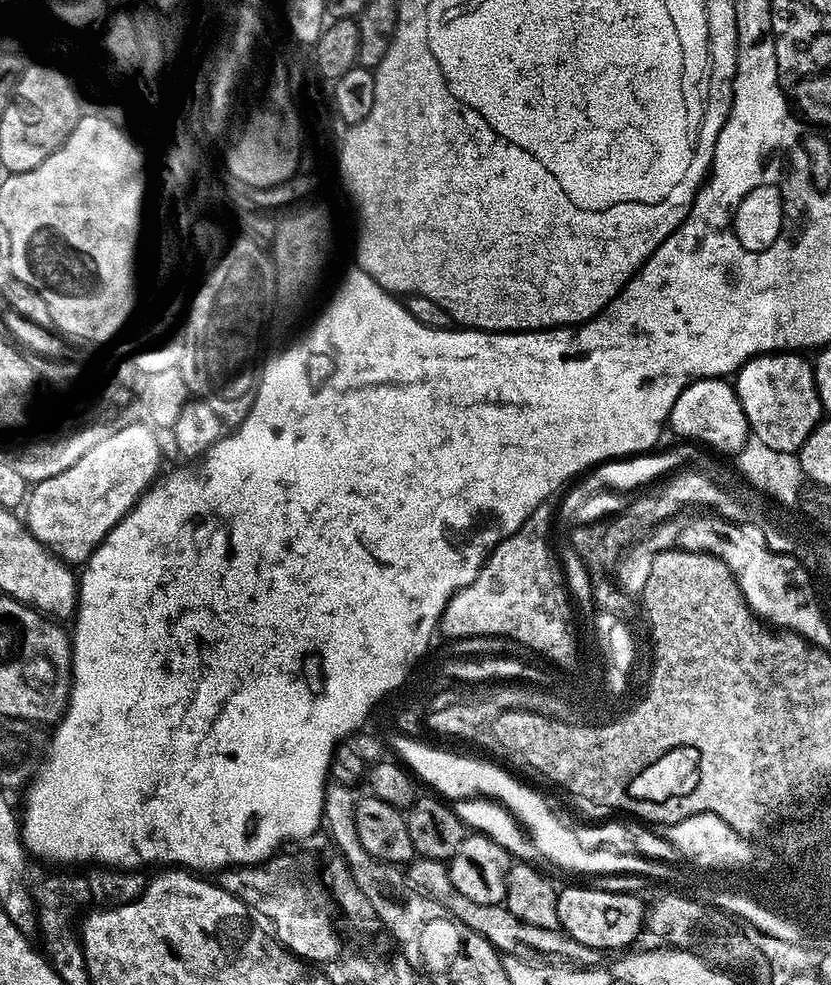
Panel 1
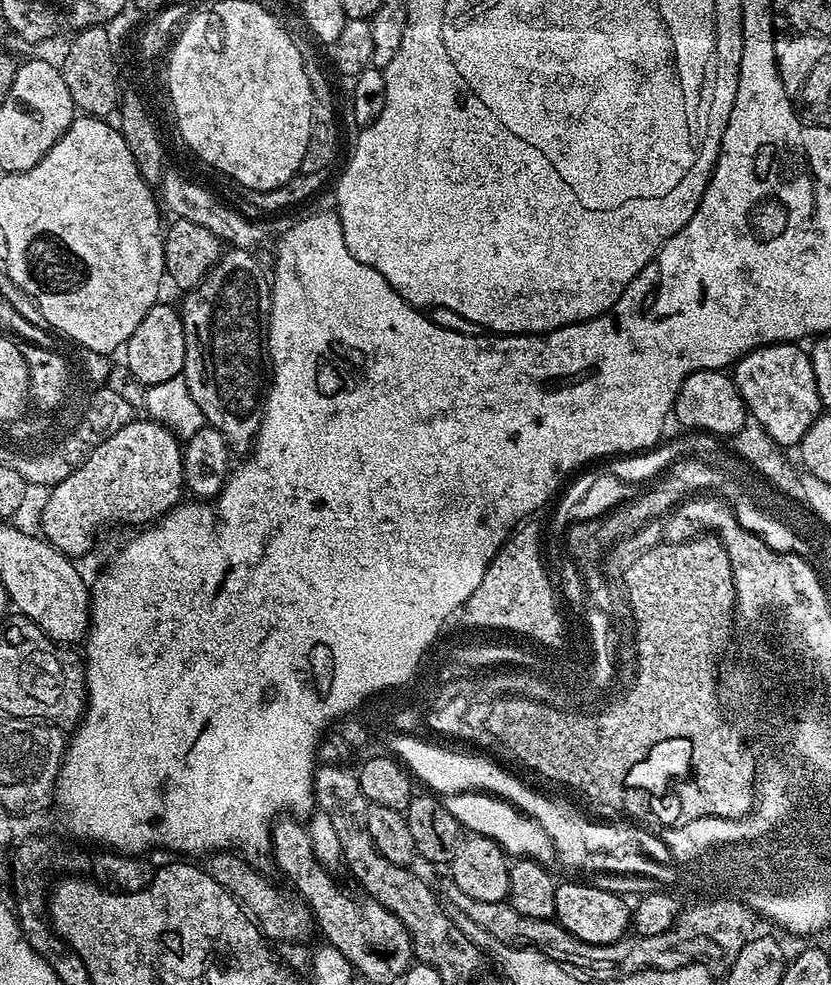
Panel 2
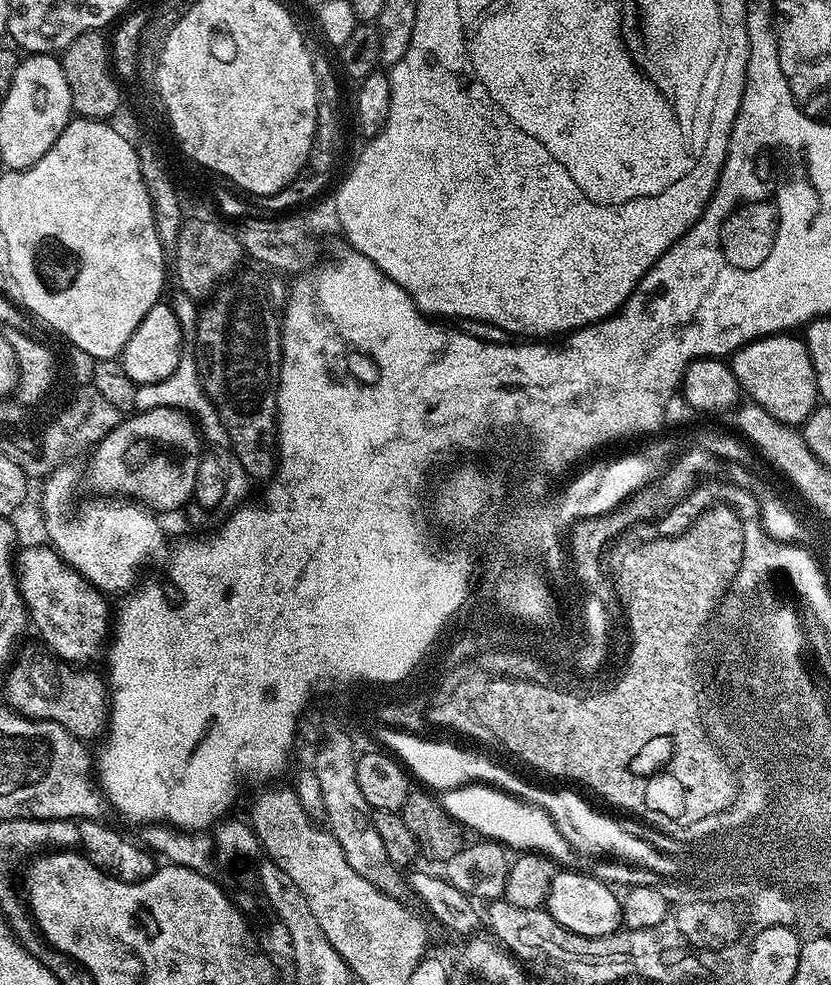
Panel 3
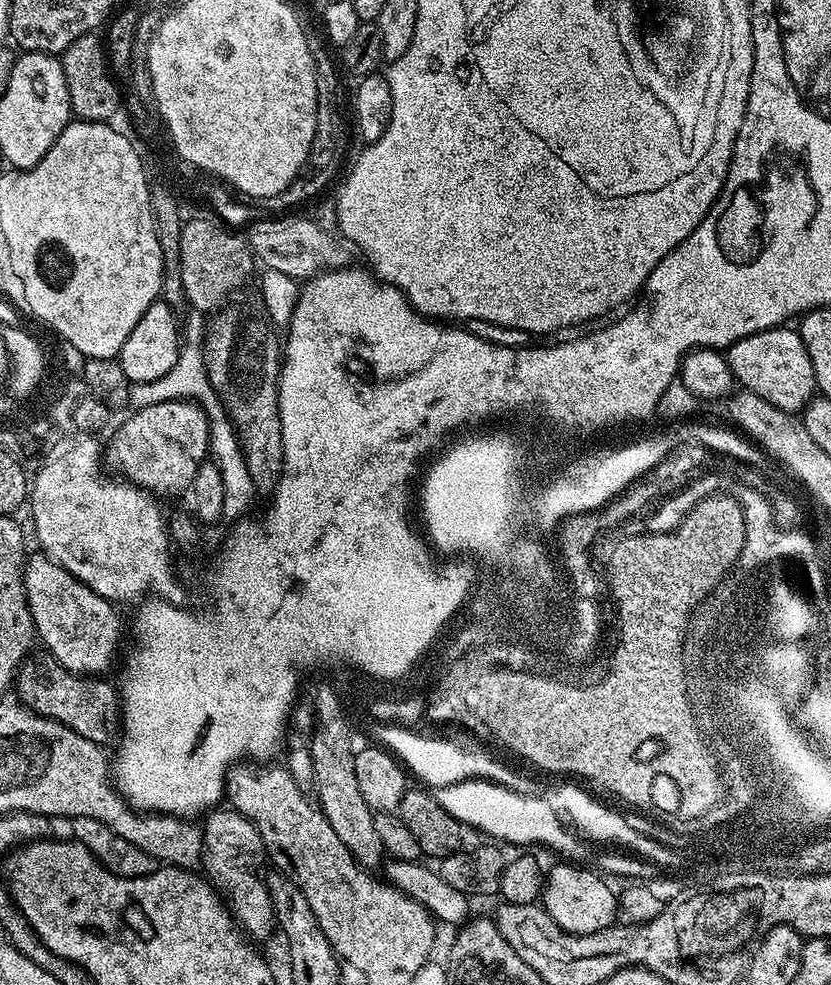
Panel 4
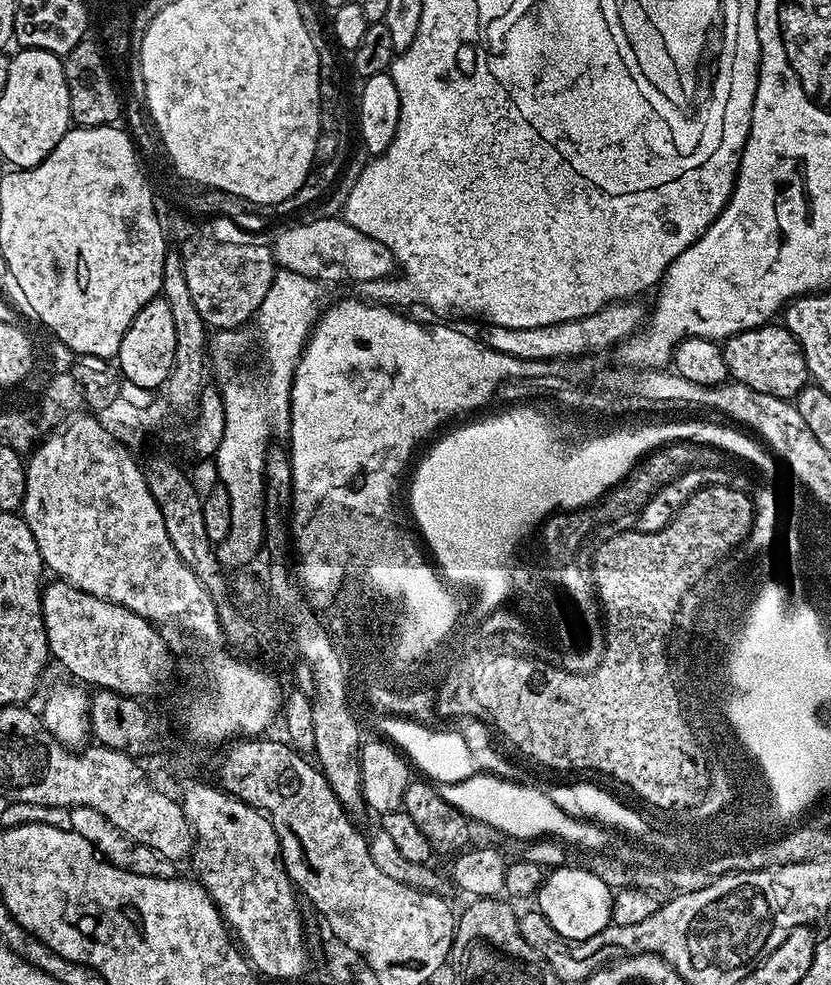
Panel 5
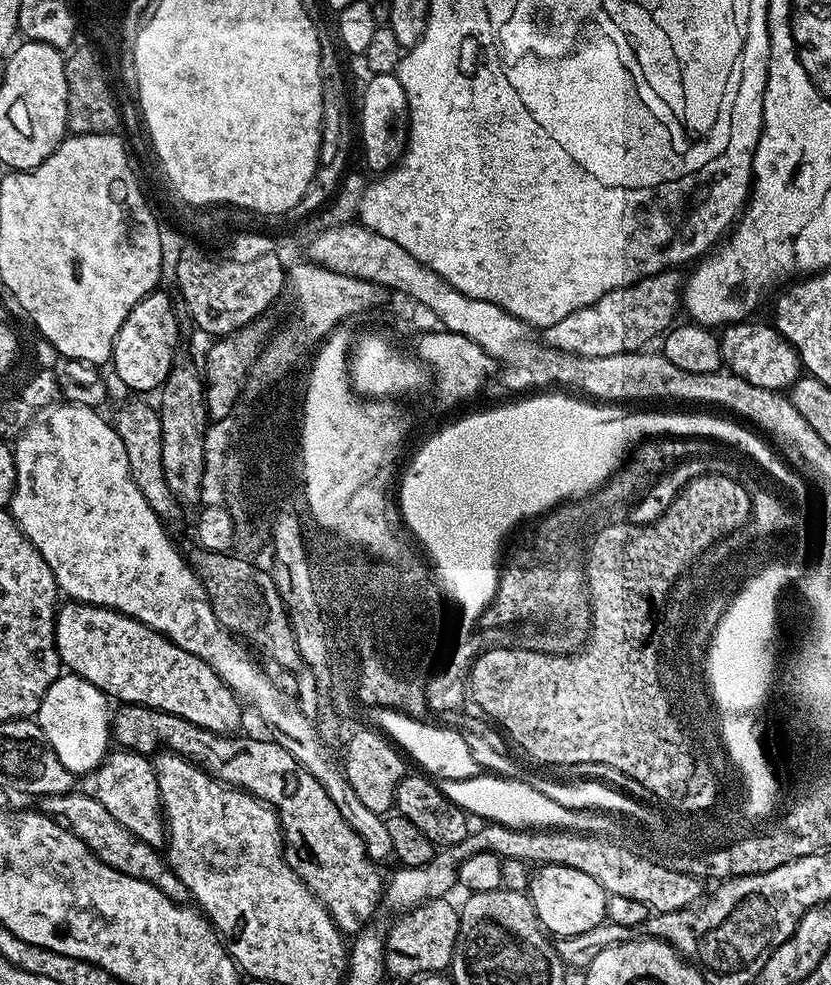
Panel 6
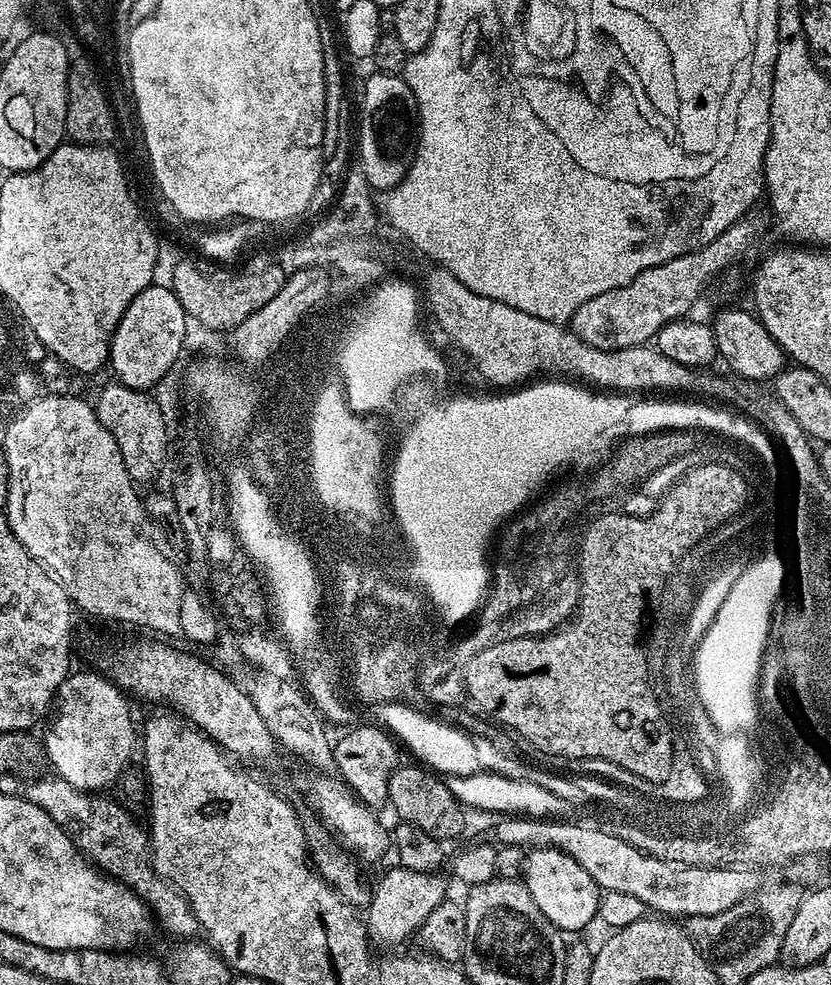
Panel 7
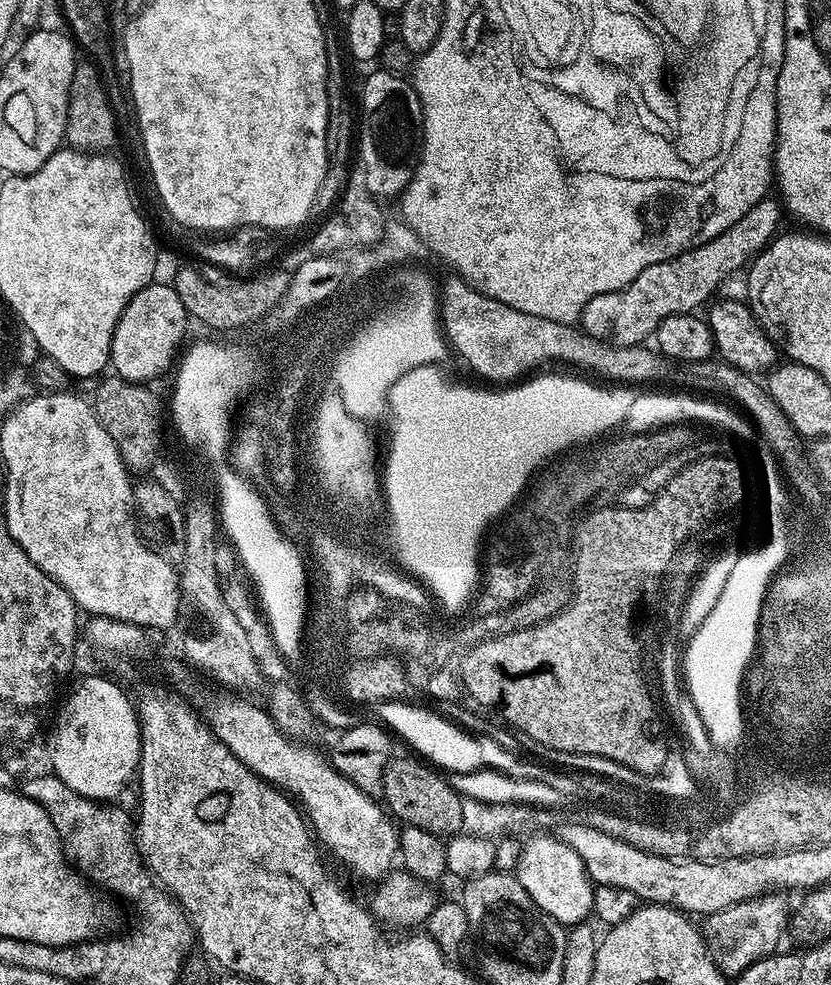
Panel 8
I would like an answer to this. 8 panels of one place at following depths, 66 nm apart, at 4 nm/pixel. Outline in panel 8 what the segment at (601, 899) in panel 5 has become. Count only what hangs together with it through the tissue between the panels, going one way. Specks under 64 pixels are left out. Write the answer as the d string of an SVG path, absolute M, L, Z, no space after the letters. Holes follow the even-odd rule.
M533 834L523 841L514 875L522 882L526 894L550 918L565 926L585 923L592 916L594 887L585 857L578 855L567 839L560 837L559 840L552 835L556 834Z

